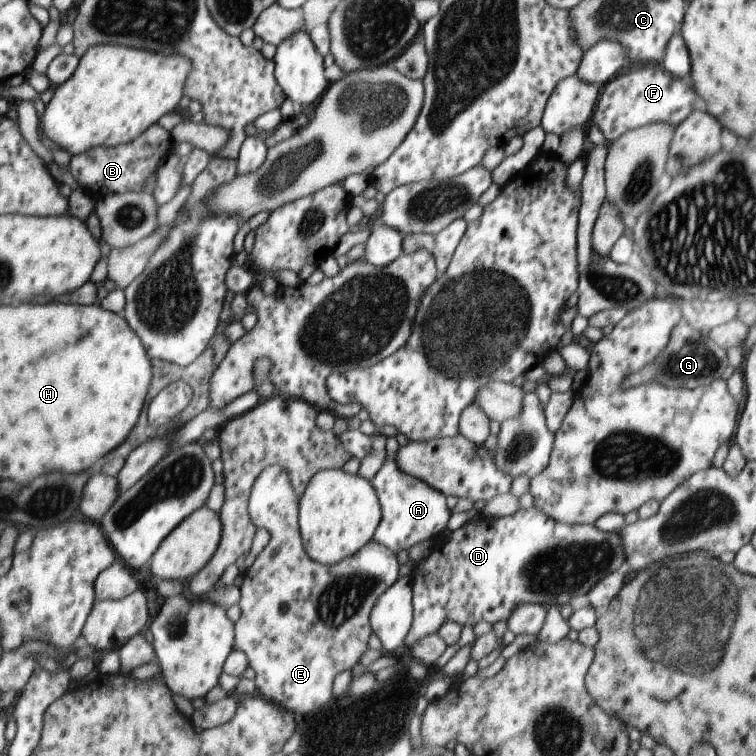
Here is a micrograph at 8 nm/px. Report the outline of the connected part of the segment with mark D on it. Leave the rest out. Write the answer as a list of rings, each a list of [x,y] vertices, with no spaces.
[[[533,505],[531,508],[519,507],[511,516],[496,519],[481,516],[475,524],[467,521],[441,541],[439,550],[431,550],[428,556],[407,569],[412,578],[412,621],[405,634],[404,650],[408,651],[408,647],[412,647],[419,638],[437,632],[445,620],[474,627],[481,621],[493,624],[497,620],[507,620],[519,604],[560,608],[573,596],[587,594],[604,576],[623,571],[625,562],[623,544],[617,531],[601,532],[595,525],[588,524],[561,524]]]

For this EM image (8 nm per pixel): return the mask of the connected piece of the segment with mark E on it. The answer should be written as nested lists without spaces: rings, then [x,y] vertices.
[[[274,464],[273,466],[267,466],[265,470],[258,476],[257,481],[253,484],[253,489],[249,494],[249,517],[254,523],[255,527],[264,528],[269,533],[269,542],[265,545],[265,548],[255,556],[251,566],[245,570],[243,576],[247,576],[247,582],[238,584],[239,590],[239,618],[237,622],[234,622],[234,648],[233,650],[239,650],[245,654],[247,664],[254,672],[253,682],[255,683],[256,690],[259,696],[273,700],[275,704],[283,705],[283,708],[289,710],[289,712],[295,712],[295,714],[307,714],[311,712],[313,708],[319,708],[323,706],[329,698],[331,698],[331,683],[333,678],[343,672],[343,670],[351,670],[355,664],[357,664],[359,658],[363,654],[365,648],[367,648],[367,640],[369,640],[369,634],[372,633],[370,629],[369,614],[374,608],[374,603],[378,598],[387,591],[397,580],[397,558],[391,550],[387,550],[386,546],[381,546],[376,542],[370,541],[361,550],[355,552],[354,555],[348,556],[346,559],[341,560],[339,563],[327,566],[322,565],[319,561],[311,560],[305,549],[302,547],[302,539],[298,530],[298,496],[295,496],[294,488],[291,488],[290,477],[287,476],[287,470]]]

